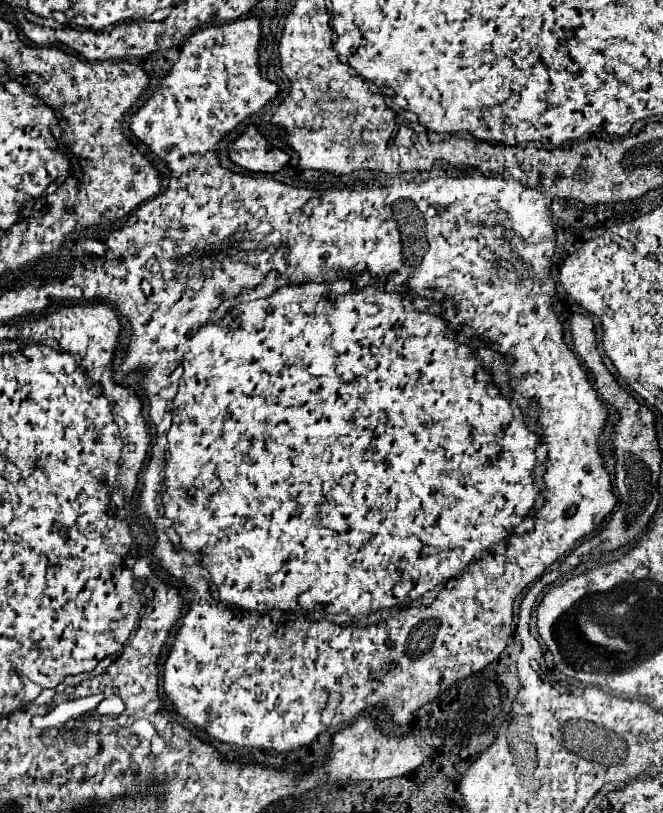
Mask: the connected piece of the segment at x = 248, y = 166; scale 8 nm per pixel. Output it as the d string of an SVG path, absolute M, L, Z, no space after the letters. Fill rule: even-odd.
M247 126L227 146L227 154L235 166L261 174L279 172L289 162L289 154L279 148L273 148L253 126Z

